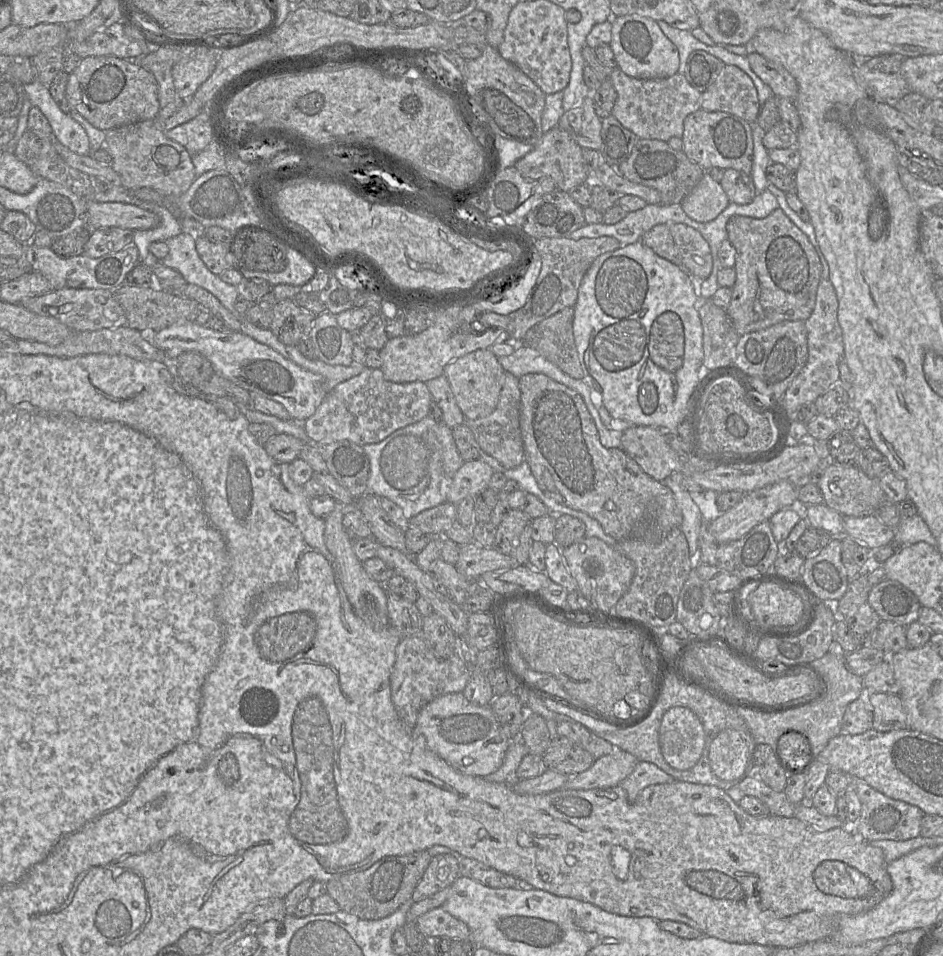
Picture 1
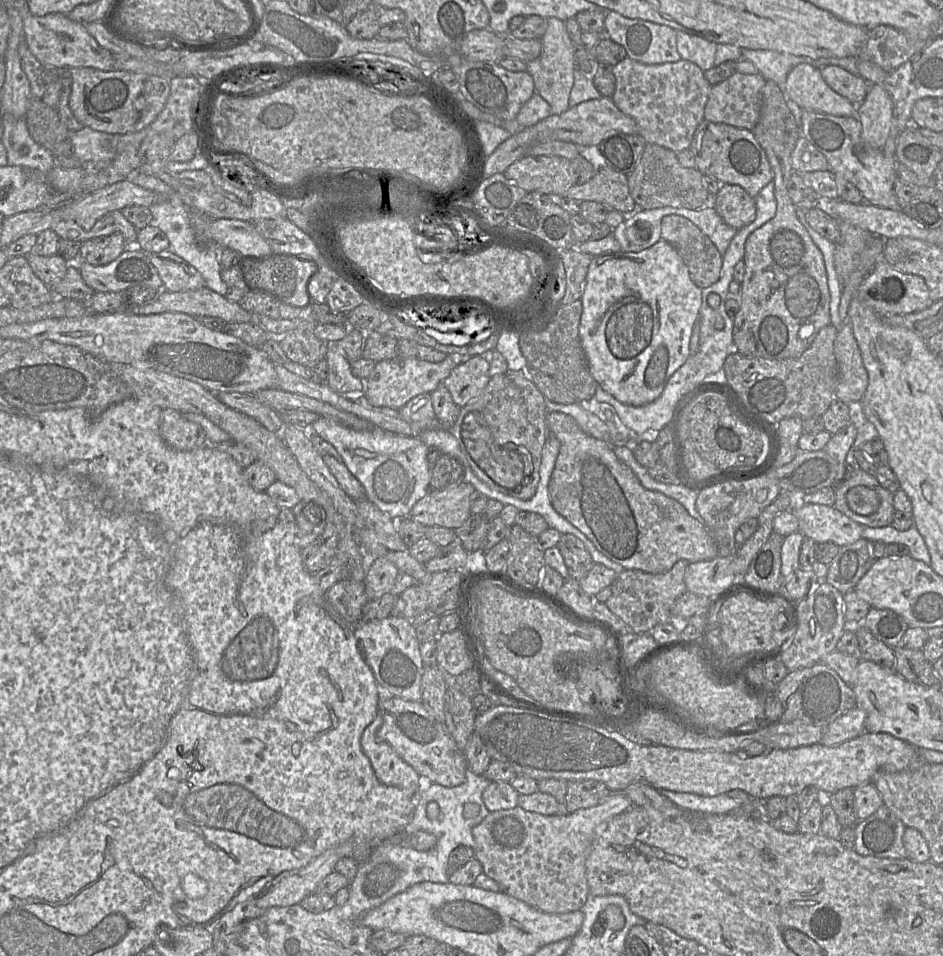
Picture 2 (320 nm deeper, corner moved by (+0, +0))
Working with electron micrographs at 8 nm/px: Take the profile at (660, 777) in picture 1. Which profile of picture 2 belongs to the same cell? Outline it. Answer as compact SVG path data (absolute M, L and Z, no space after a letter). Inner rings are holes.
M612 792L602 803L566 814L543 815L520 806L490 811L472 829L475 858L481 863L483 873L495 880L502 892L549 914L578 911L589 895L585 863L591 852L596 827L631 806L631 800L623 792Z

